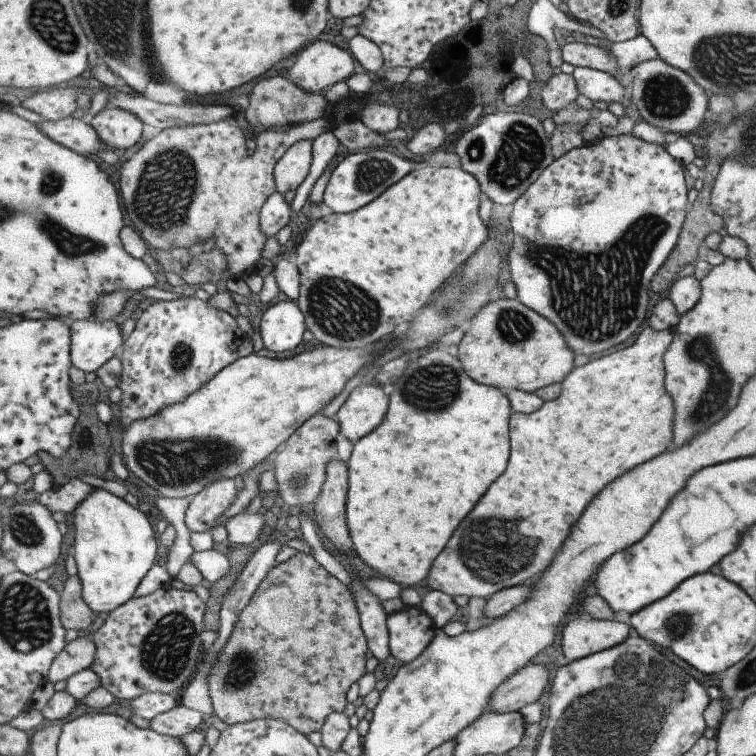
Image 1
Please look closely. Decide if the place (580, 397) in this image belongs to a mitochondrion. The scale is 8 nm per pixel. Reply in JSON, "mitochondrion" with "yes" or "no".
{"mitochondrion":"no"}

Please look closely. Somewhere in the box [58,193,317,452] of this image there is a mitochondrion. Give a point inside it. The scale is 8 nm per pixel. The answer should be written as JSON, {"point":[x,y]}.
{"point":[182,354]}

